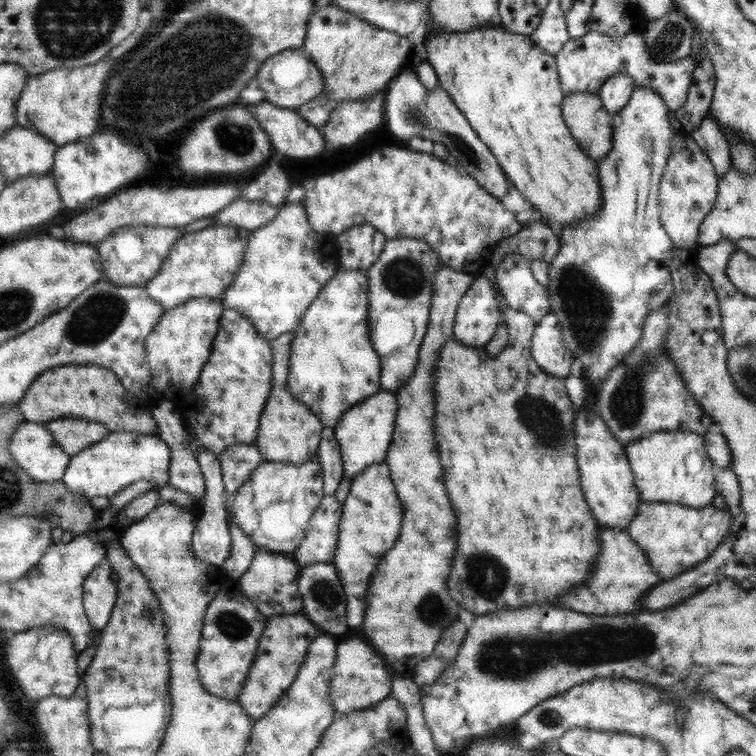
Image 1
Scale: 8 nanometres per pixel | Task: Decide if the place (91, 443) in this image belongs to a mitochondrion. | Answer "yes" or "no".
no

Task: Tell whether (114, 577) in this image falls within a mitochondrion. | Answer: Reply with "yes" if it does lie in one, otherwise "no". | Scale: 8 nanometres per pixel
no

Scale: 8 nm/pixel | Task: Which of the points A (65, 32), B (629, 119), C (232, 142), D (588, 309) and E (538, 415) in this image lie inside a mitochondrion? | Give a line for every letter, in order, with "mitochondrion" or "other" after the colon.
A: mitochondrion
B: other
C: other
D: mitochondrion
E: mitochondrion

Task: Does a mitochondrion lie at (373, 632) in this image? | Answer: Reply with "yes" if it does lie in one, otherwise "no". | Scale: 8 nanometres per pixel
no

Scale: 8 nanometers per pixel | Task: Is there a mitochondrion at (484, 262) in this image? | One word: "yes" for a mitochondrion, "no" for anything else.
no

